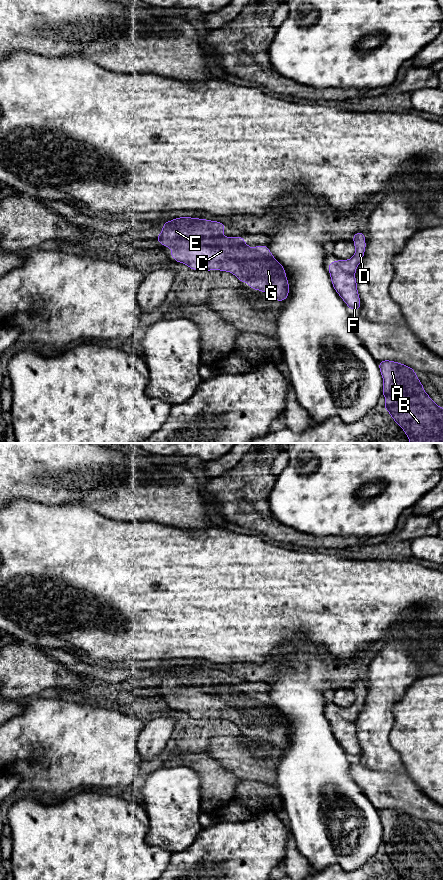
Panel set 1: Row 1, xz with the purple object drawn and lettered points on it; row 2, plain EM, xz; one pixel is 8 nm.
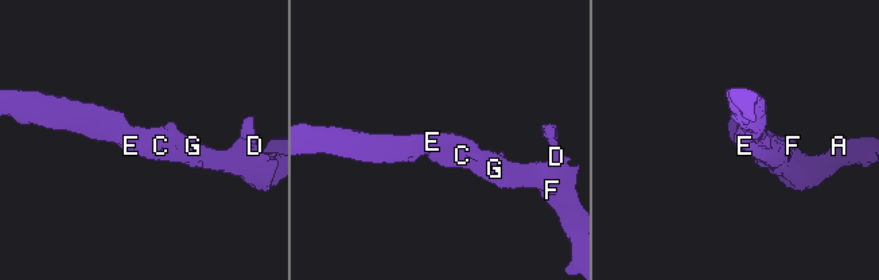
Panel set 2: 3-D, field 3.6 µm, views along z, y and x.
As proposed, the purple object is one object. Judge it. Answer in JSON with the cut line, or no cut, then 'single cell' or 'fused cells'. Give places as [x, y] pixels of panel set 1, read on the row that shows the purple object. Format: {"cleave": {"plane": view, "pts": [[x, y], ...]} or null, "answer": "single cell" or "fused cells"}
{"cleave": null, "answer": "single cell"}

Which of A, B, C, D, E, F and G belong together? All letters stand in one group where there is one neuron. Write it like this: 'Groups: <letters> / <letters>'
Groups: A B C D E F G

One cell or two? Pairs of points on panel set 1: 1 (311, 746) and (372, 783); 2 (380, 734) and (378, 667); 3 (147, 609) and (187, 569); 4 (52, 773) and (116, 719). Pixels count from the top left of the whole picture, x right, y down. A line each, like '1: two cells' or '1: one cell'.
1: two cells
2: one cell
3: one cell
4: one cell

